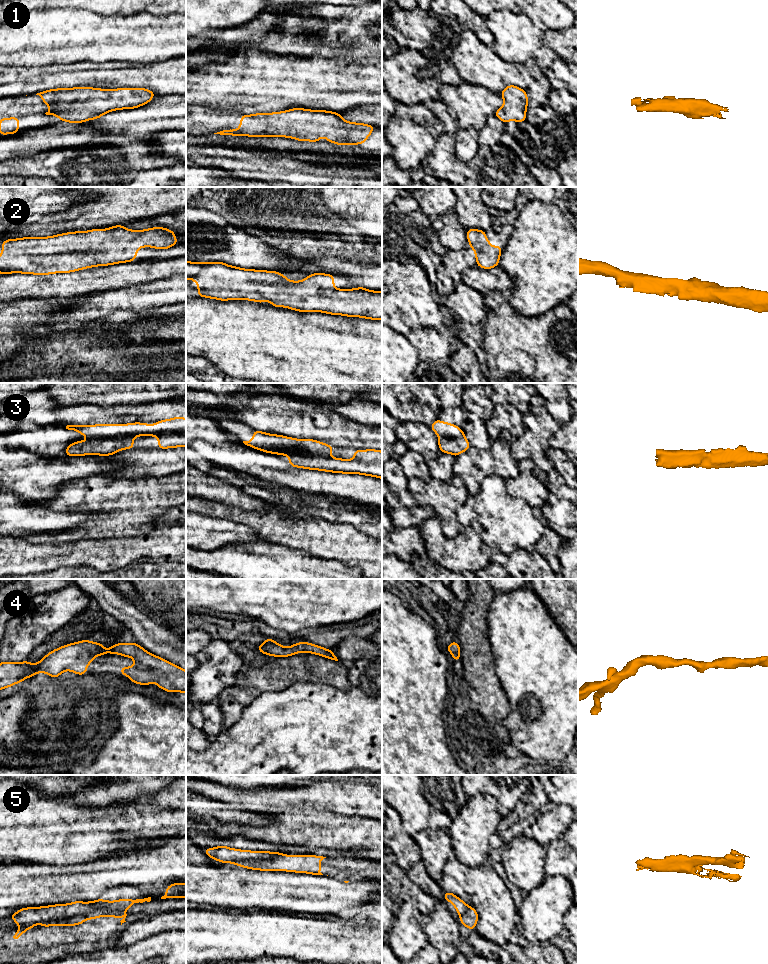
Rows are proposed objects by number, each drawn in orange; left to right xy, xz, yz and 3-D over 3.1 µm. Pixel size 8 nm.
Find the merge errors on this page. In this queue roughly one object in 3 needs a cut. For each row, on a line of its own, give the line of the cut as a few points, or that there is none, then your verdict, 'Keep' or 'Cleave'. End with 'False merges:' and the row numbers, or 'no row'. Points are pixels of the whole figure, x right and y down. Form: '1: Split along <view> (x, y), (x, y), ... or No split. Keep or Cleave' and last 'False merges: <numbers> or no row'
1: No split. Keep
2: No split. Keep
3: No split. Keep
4: No split. Keep
5: Split along xy (125, 909), (97, 908), (37, 923), (18, 924). Cleave
False merges: 5

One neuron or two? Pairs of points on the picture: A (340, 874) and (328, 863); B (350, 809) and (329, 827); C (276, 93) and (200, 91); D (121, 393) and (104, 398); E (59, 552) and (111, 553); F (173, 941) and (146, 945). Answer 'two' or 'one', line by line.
A: one
B: two
C: one
D: one
E: one
F: one

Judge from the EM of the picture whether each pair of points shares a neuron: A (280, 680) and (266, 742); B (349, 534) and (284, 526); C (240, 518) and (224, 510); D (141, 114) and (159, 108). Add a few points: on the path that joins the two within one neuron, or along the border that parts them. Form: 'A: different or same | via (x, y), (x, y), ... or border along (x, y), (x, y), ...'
A: different | border along (300, 682), (281, 690), (264, 691), (256, 698)
B: same | via (333, 534), (300, 532)
C: same | via (236, 514), (228, 512)
D: same | via (145, 112), (155, 110)

